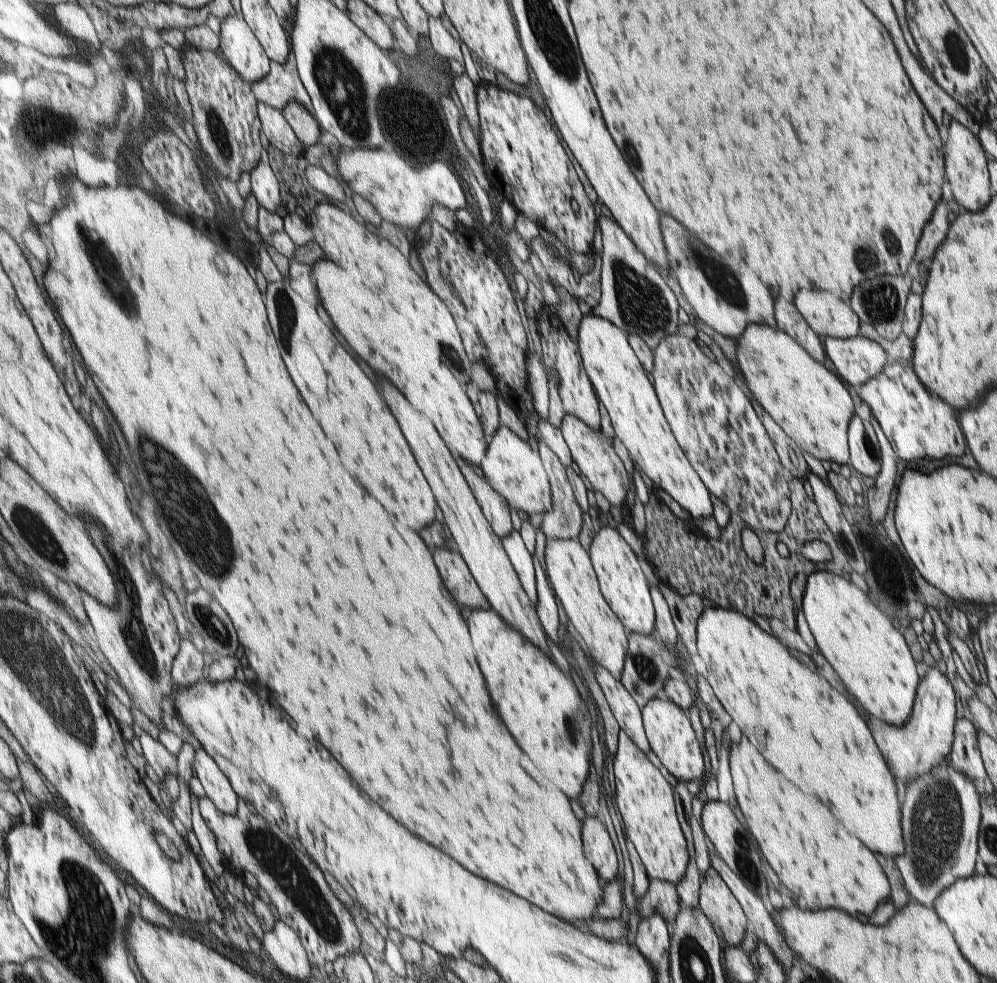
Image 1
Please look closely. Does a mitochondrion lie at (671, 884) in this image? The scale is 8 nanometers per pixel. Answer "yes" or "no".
no

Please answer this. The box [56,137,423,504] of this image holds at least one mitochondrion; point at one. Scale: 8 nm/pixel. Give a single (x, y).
(126, 299)

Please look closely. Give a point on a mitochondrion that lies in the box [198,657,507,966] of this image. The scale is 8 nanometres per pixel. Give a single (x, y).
(267, 848)

